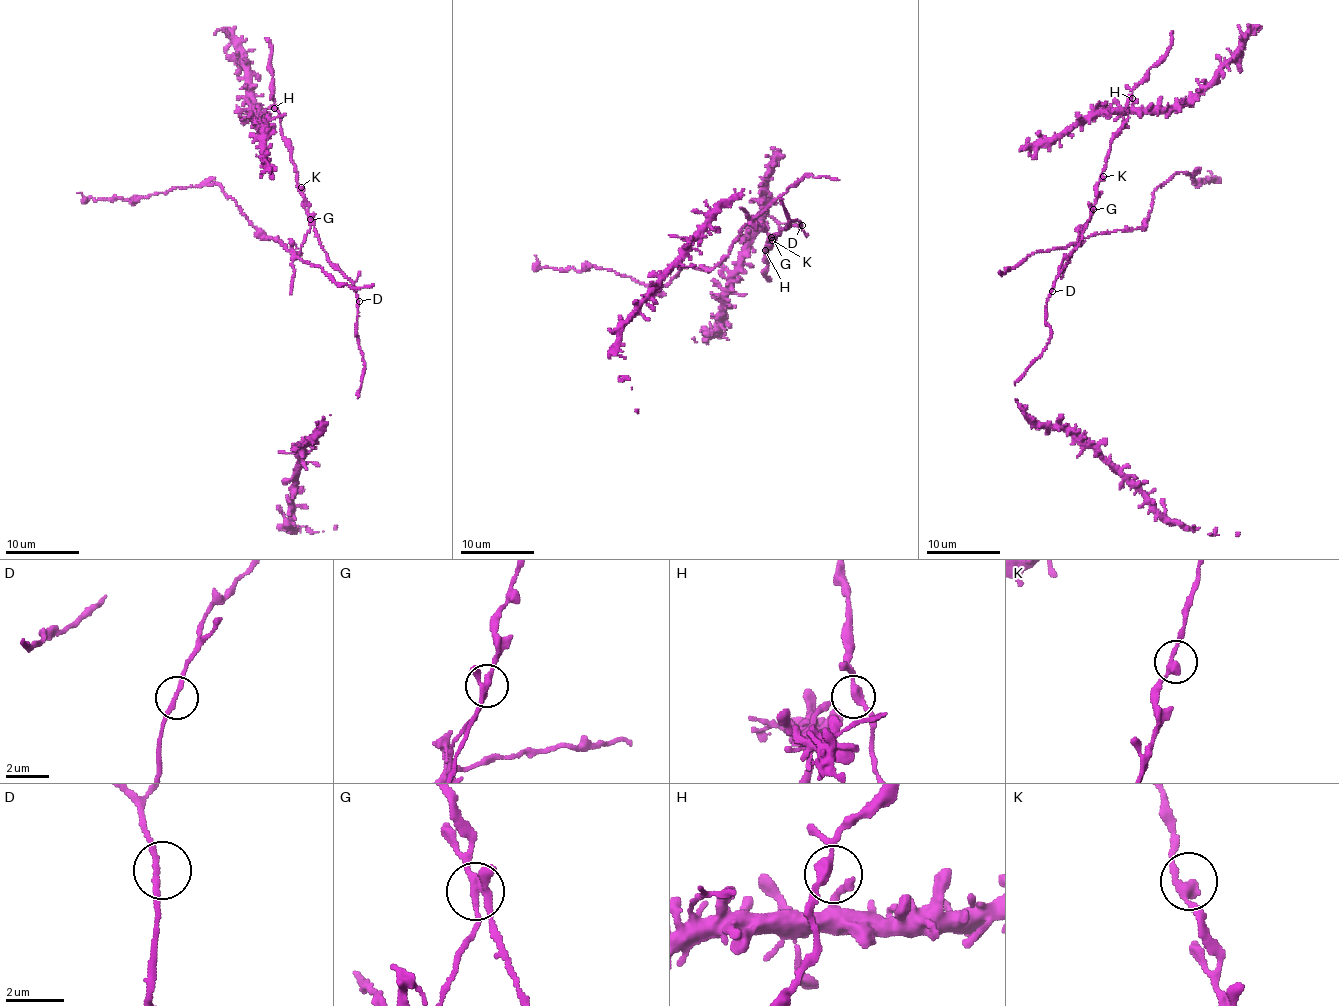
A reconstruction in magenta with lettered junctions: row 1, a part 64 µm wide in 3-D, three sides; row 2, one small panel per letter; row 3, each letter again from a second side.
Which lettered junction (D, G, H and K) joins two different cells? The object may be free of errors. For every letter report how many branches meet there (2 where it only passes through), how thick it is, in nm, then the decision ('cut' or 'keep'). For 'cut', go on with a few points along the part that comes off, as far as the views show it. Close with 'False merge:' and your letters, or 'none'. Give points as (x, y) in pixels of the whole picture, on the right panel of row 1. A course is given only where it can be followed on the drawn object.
D: 2 | 190 nm | keep
G: 4 | 240 nm | cut | (1094, 209), (1079, 237), (1140, 229), (1154, 190), (1176, 174), (1214, 180), (1208, 171)
H: 4 | 260 nm | keep
K: 2 | 320 nm | keep
False merge: G

